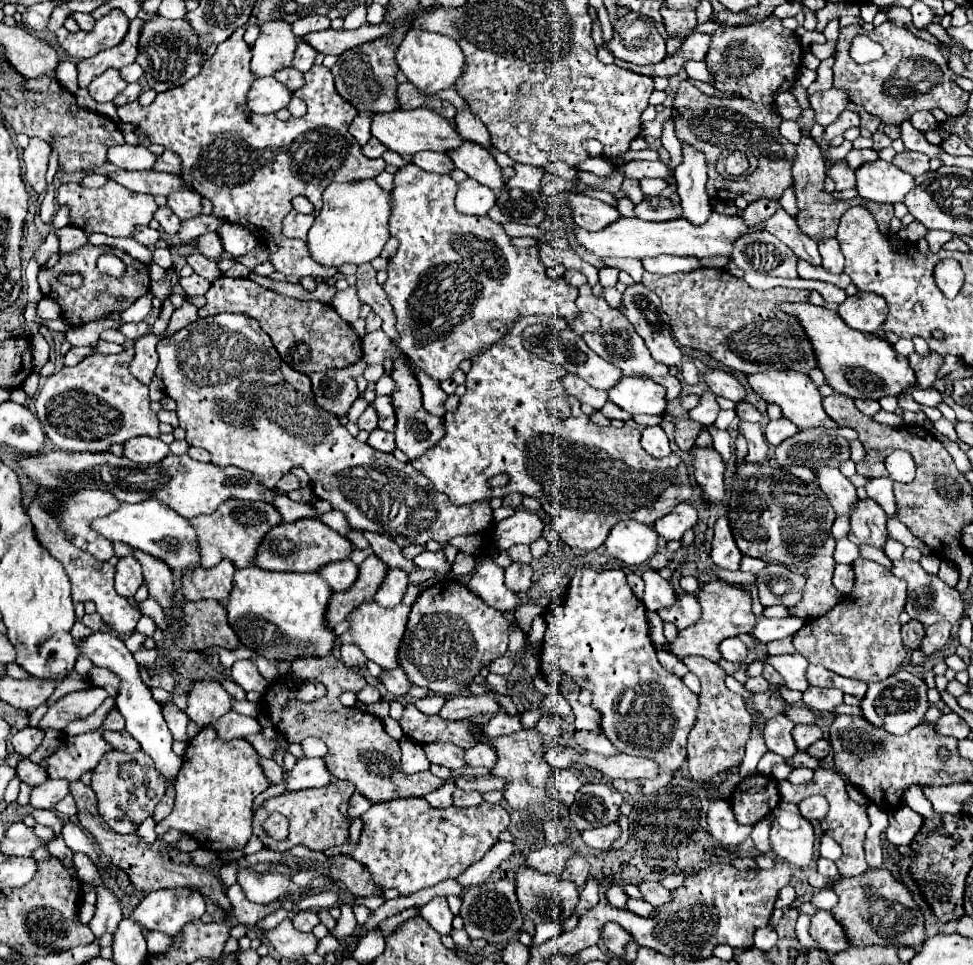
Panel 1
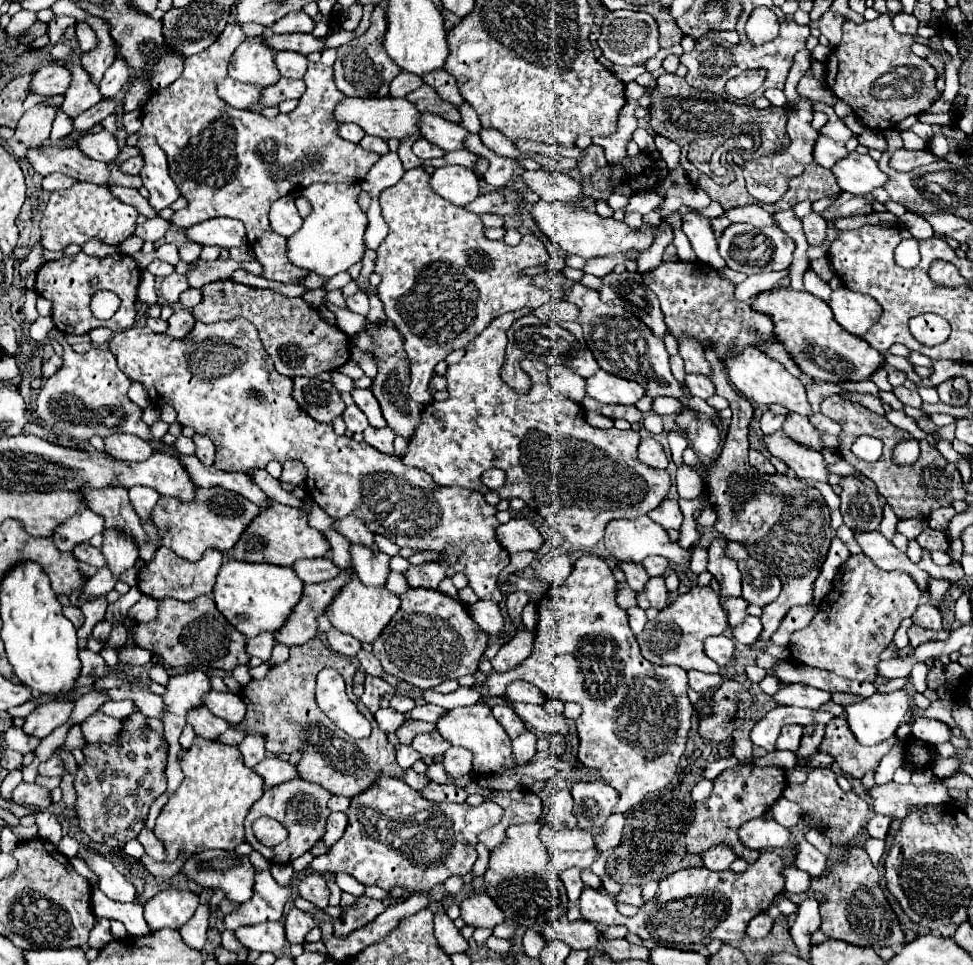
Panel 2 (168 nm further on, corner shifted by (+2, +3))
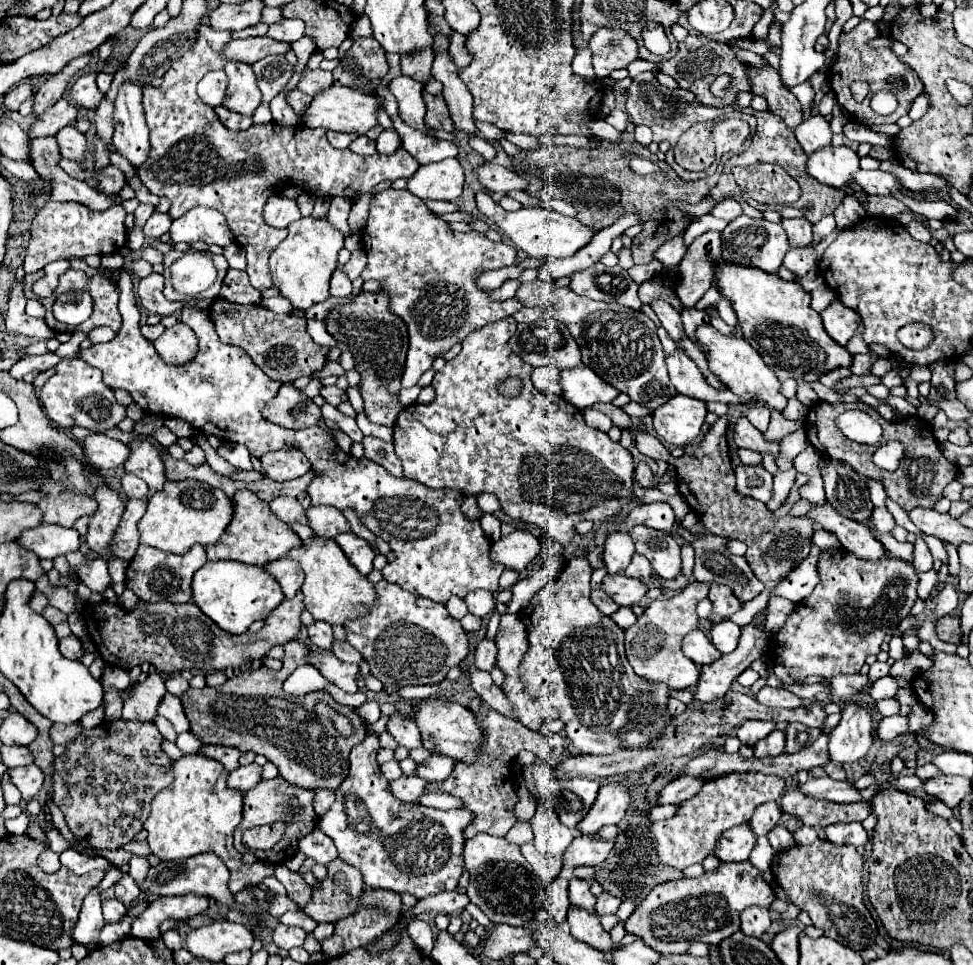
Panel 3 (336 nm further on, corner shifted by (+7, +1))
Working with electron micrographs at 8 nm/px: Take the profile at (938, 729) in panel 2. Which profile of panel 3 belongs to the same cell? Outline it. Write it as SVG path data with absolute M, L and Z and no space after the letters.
M893 715L893 717L881 719L881 721L875 725L873 733L875 733L875 737L881 739L881 741L891 741L891 739L895 739L897 735L901 735L901 733L905 731L905 727L907 727L907 717L903 717L903 715Z

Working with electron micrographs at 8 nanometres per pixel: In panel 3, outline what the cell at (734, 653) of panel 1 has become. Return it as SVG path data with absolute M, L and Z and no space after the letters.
M701 629L683 637L683 653L697 665L713 663L713 659L721 657L721 653L709 643L709 637Z

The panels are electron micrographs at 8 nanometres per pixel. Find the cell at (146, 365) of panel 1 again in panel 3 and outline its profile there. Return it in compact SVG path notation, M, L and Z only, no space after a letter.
M181 321L175 327L169 327L153 345L157 347L157 353L165 359L165 363L171 365L185 365L193 361L199 351L193 329Z

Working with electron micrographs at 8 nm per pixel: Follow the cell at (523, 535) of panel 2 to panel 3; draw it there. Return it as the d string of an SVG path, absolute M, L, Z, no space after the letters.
M517 529L491 545L491 561L521 573L539 551L541 551L539 539L529 531Z

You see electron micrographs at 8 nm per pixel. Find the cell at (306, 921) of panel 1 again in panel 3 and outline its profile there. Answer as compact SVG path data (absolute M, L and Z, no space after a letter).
M279 925L273 931L273 941L279 949L293 949L293 947L301 947L305 941L307 933L301 927L287 927L287 925Z

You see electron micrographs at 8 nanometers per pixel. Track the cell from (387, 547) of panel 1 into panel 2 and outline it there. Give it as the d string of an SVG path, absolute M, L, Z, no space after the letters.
M344 517L336 521L336 531L342 533L350 543L360 543L370 549L378 549L374 543L374 533L356 517Z

